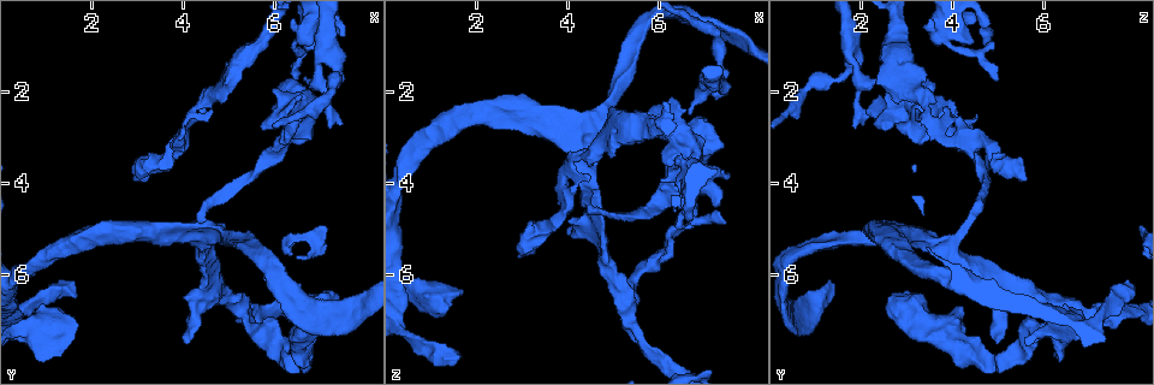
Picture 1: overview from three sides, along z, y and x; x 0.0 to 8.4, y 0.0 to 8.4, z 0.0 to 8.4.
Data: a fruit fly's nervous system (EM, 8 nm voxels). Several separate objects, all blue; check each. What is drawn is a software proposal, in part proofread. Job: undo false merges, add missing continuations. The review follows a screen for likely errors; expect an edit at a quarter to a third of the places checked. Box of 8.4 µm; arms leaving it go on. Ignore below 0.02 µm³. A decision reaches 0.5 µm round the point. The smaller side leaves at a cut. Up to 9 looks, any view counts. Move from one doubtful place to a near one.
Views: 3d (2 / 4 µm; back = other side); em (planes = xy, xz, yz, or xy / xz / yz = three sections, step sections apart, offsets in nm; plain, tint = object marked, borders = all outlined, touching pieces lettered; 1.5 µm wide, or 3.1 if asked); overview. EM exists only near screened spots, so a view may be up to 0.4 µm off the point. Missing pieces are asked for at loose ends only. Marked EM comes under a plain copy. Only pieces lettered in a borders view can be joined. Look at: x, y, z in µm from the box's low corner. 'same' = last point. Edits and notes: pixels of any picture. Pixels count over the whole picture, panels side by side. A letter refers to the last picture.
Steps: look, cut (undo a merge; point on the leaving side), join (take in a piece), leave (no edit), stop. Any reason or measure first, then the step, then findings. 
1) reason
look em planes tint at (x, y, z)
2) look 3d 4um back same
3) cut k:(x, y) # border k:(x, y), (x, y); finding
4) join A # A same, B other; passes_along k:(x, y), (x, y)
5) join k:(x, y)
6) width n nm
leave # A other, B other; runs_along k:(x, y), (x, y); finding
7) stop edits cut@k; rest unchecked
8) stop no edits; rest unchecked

touches itself
look em planes borders at (4.85, 2.00, 2.75)

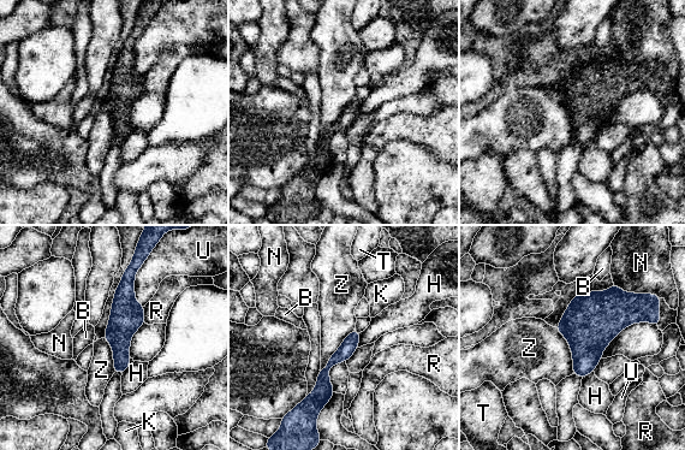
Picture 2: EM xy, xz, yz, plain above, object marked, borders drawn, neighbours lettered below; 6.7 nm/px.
width 200 nm
leave # B other, H other, K other, N other, R other, T other, U other, Z other; border 2:(554, 327), (567, 341), (573, 373); continuous, no second cell

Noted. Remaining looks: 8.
arms part here
look em planes tint at (4.40, 5.45, 3.85)

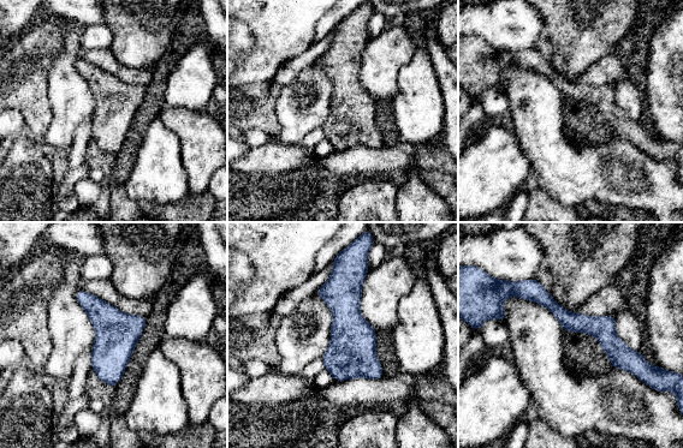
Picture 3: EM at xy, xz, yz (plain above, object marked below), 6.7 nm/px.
what lies round it
look em planes borders same

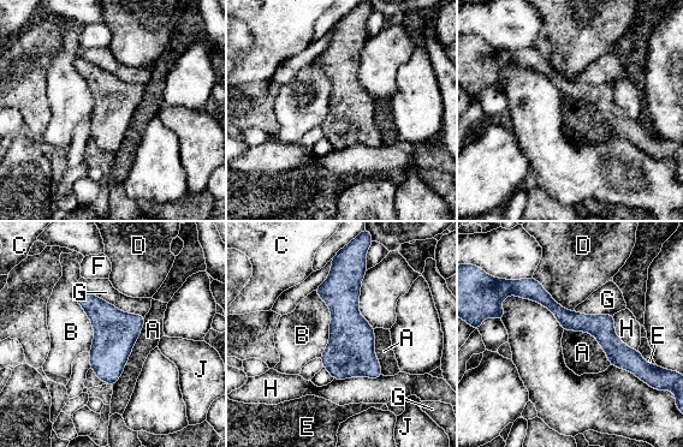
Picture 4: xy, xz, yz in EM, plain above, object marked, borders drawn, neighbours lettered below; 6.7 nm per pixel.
width 280 nm
leave # A other, B other, C other, D other, E other, F other, G other, H other, J other; runs_along 4:(522, 294), (591, 323), (631, 365); continuous, no second cell

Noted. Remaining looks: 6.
branch stops here
look 3d 2um at (7.35, 6.40, 3.15)

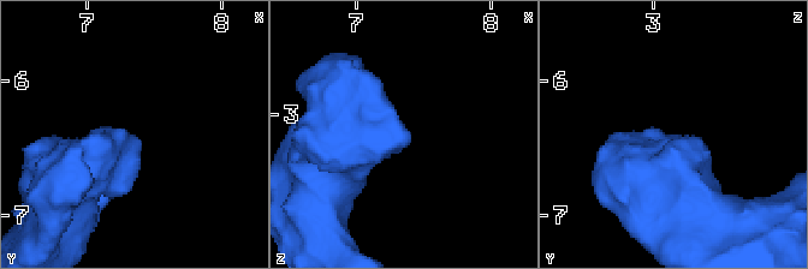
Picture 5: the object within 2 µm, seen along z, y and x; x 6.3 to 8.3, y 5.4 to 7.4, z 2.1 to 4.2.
look em xy step 8 tint at (7.38, 6.40, 3.16)

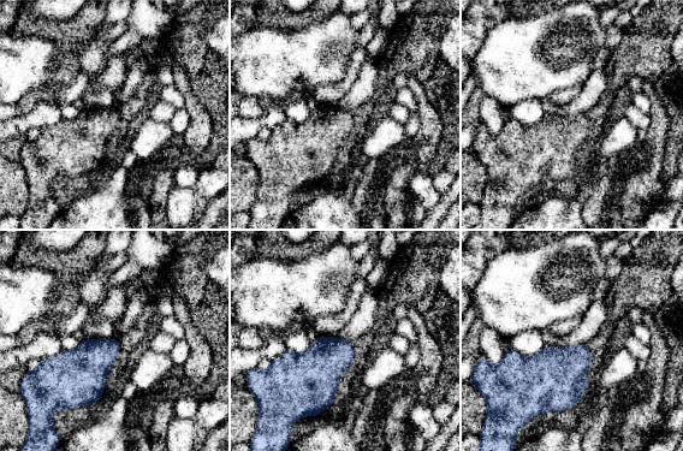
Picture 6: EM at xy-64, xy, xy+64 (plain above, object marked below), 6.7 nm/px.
another direction
look em planes borders same

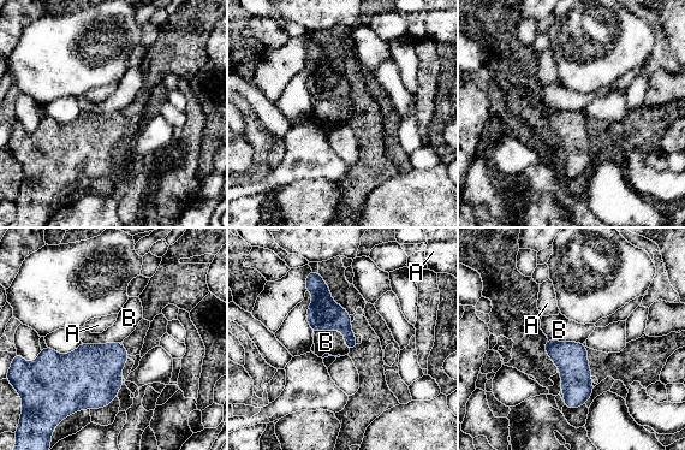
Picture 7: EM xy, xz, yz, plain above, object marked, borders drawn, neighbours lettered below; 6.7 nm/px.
leave # A other, B other; no lettered piece goes on from it

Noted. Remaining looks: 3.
sharp bend
look 3d 2um back at (6.30, 7.75, 4.90)

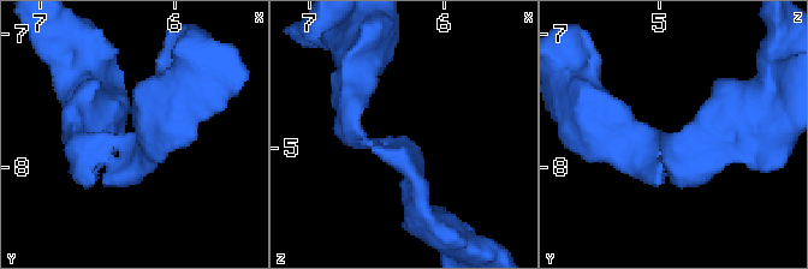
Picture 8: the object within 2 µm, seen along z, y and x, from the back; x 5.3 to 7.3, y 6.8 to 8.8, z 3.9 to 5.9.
look em xz step 4 tint at (6.30, 7.80, 4.98)

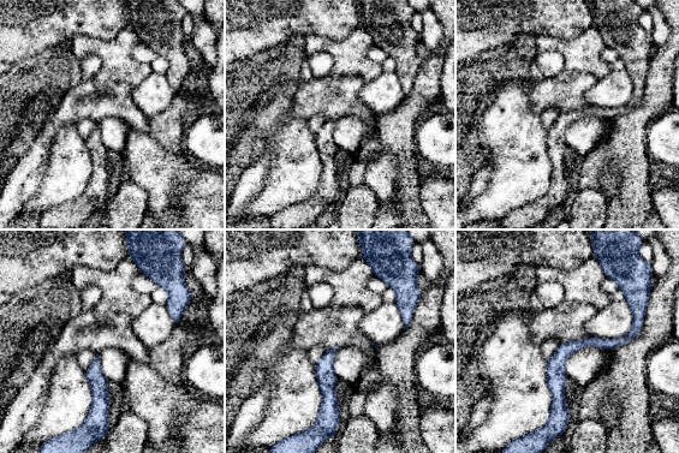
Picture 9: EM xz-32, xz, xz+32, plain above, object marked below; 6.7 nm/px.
look em planes borders same

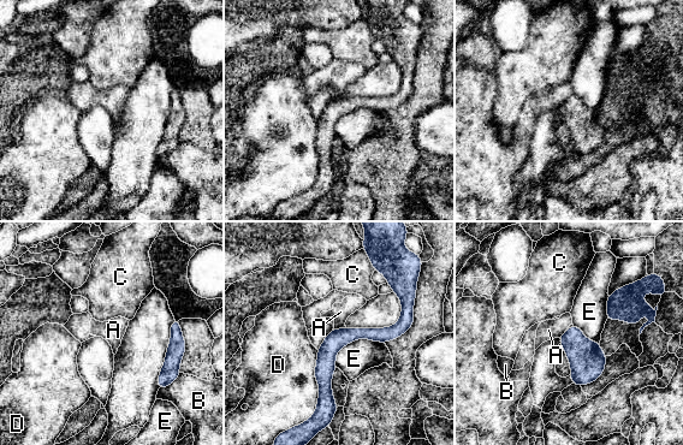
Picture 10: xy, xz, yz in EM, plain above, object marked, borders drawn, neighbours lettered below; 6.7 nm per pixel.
longest_contact D 440 nm
leave # A other, B other, C other, D other, E other; border 10:(345, 326), (333, 330); all the same cell

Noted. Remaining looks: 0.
stop no edits; rest unchecked

